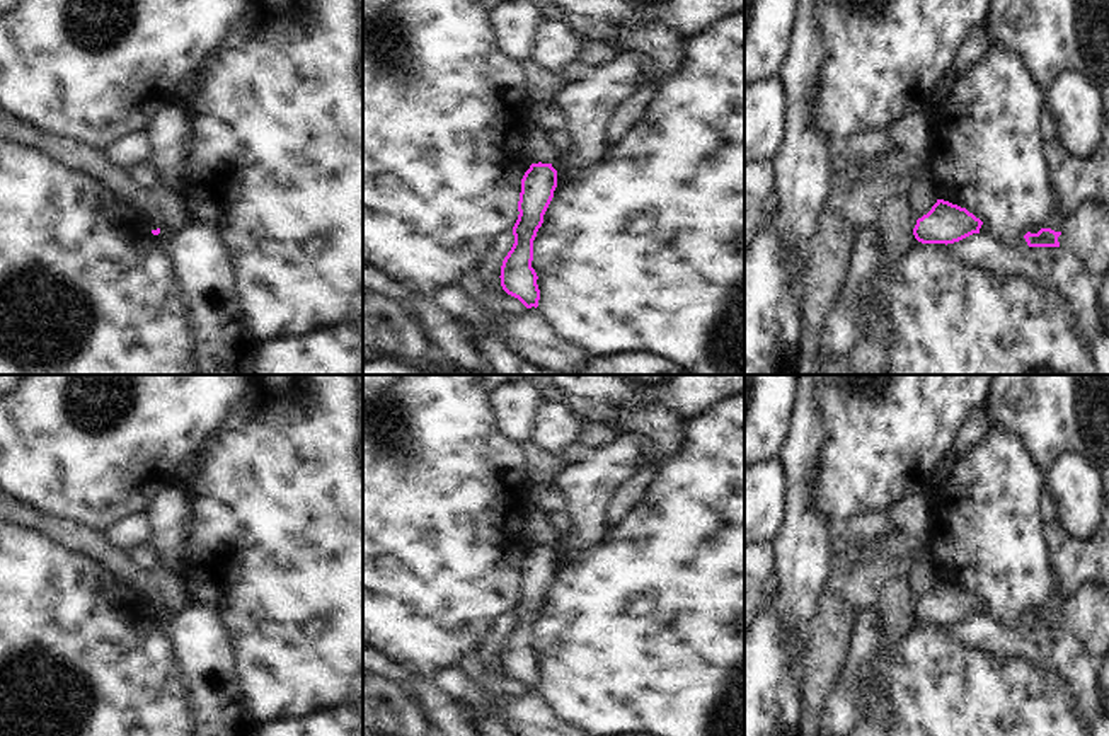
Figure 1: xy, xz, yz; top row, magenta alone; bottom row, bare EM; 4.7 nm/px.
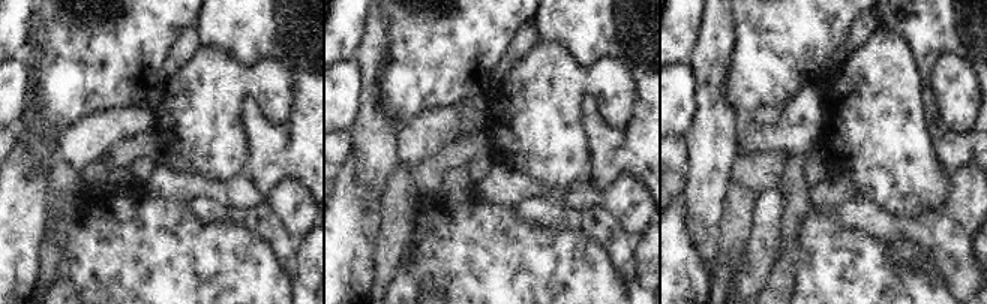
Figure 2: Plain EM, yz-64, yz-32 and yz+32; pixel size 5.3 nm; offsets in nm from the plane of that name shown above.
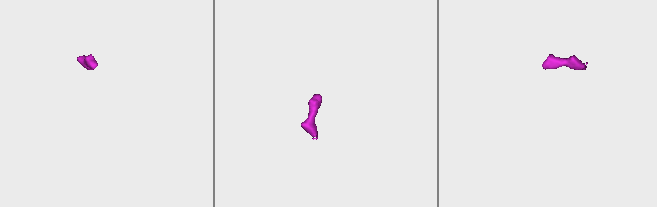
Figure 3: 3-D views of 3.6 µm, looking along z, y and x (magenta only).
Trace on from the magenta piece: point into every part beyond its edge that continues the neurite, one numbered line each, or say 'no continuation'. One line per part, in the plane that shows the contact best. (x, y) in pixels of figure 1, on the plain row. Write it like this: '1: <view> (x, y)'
1: yz (1086, 617)

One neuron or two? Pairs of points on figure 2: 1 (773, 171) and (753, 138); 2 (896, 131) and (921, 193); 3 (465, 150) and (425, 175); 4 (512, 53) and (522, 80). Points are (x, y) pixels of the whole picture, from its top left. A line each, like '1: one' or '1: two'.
1: two
2: one
3: one
4: two

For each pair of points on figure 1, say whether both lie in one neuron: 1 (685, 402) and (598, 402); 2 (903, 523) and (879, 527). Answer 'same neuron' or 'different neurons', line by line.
1: same neuron
2: different neurons

